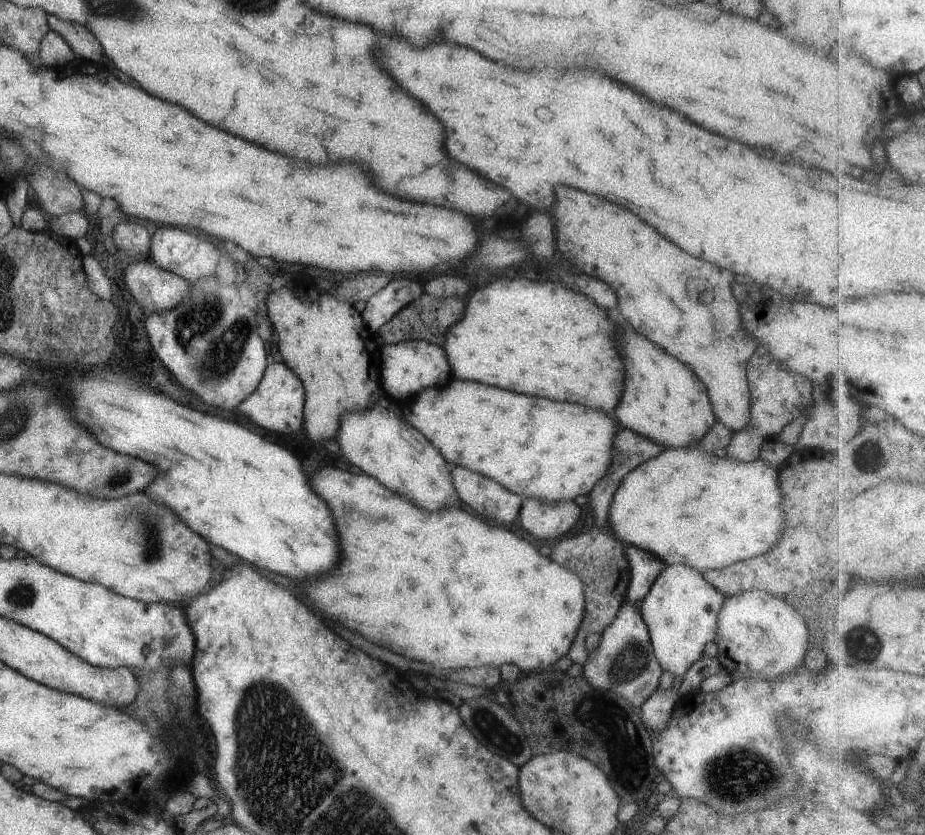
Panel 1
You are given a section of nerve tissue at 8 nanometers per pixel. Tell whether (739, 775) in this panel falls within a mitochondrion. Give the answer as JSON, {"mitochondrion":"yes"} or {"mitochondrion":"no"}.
{"mitochondrion":"yes"}

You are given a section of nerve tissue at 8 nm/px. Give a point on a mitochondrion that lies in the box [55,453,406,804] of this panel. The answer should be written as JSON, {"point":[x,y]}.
{"point":[152,549]}

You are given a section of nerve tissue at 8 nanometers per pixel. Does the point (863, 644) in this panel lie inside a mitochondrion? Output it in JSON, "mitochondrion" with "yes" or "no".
{"mitochondrion":"yes"}

